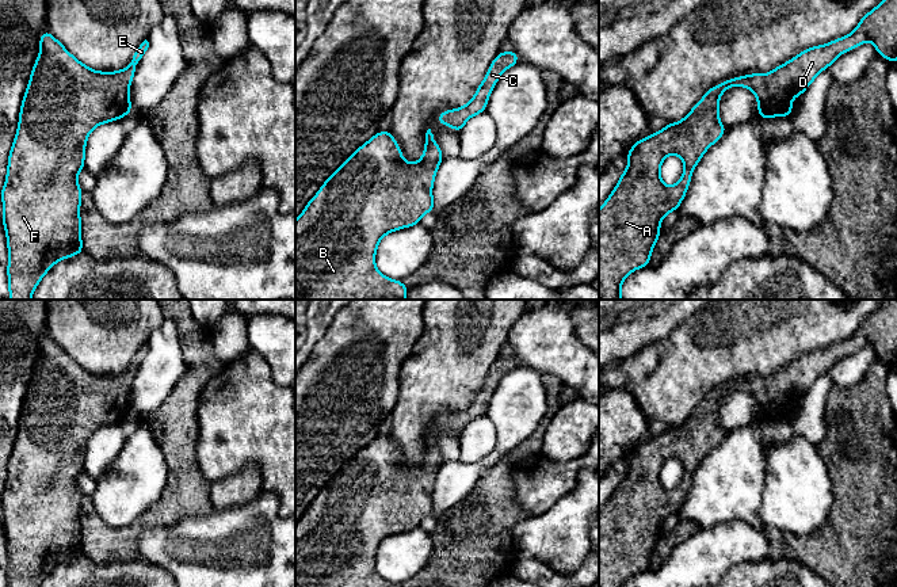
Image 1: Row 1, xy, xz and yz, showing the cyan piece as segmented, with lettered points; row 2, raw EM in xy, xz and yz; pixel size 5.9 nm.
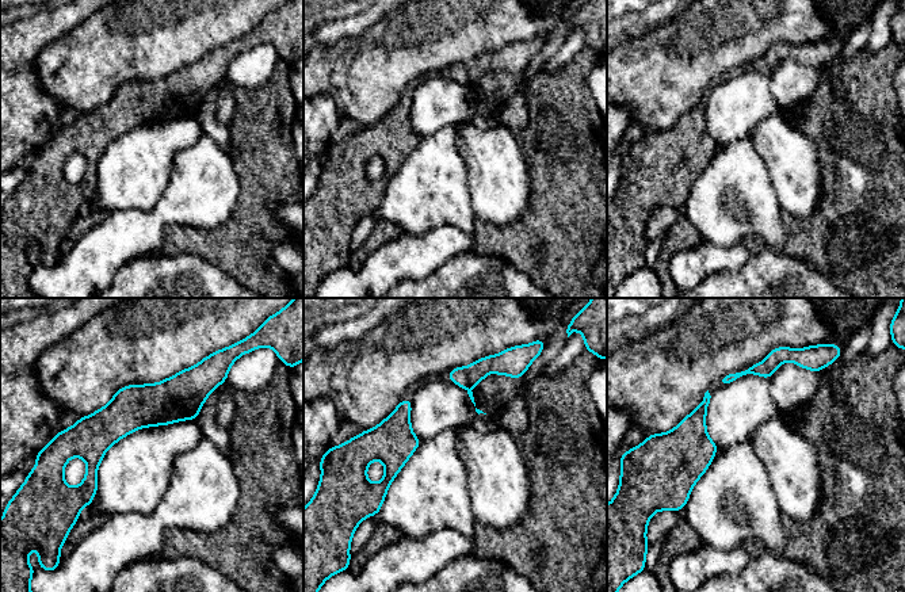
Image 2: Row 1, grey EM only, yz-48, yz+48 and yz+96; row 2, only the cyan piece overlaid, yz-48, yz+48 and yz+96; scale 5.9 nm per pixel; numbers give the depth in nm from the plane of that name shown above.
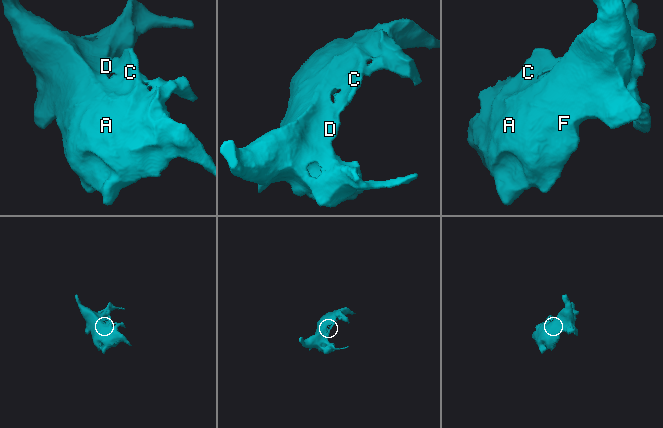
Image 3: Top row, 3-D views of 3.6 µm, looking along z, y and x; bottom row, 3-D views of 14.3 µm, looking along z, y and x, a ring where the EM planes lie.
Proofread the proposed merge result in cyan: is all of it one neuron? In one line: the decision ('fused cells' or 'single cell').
single cell

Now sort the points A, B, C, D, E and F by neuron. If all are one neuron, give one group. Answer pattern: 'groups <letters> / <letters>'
groups A B C D E F

